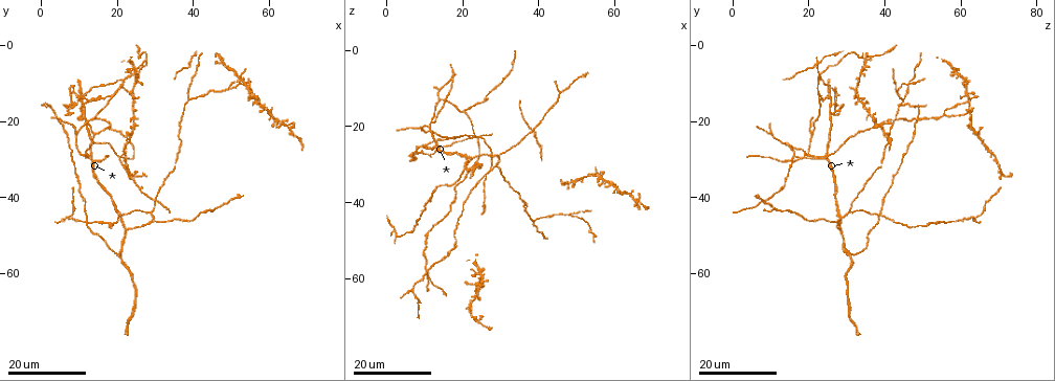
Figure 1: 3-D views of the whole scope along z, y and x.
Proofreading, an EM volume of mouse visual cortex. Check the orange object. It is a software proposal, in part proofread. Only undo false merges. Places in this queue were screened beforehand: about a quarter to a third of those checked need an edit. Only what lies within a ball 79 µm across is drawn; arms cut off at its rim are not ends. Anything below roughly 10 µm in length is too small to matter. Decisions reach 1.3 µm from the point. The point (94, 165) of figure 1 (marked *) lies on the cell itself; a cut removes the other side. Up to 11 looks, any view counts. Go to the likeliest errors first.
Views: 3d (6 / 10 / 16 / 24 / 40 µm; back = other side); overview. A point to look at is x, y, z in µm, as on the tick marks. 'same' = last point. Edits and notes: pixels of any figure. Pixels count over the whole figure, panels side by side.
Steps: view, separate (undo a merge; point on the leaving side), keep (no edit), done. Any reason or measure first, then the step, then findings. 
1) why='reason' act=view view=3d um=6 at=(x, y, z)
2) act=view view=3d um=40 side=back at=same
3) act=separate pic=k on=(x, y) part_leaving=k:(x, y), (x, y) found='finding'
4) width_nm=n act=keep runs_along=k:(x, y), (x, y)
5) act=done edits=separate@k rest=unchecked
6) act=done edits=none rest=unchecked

act=view view=3d um=24 at=(39.0, 14.0, 44.5)

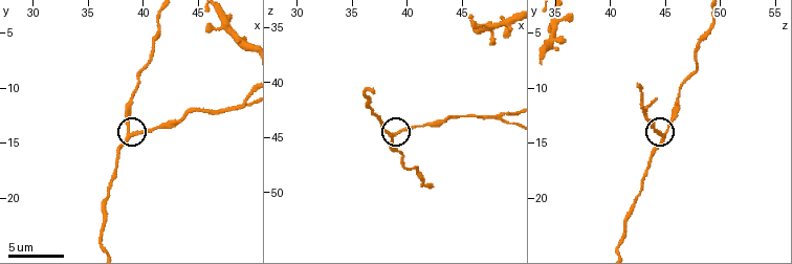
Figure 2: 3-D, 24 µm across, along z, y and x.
why='closer look' act=view view=3d um=10 at=(38.6, 14.2, 44.8)

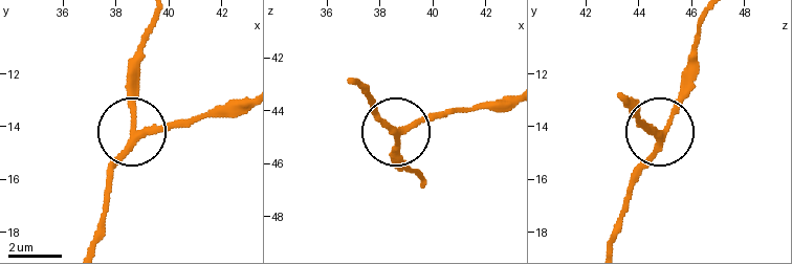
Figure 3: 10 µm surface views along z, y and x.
act=view view=3d um=10 side=back at=(38.7, 14.3, 44.8)

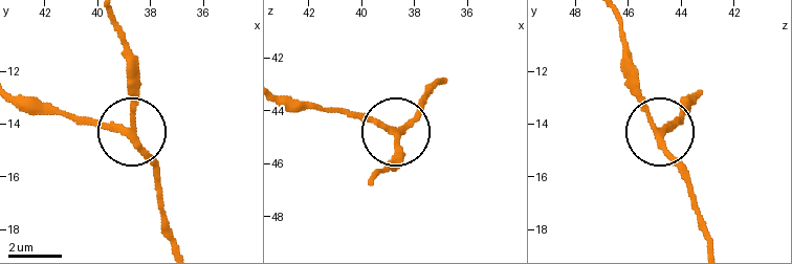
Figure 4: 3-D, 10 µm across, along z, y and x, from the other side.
width_nm=220 act=keep found='all the same cell'

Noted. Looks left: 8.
why='two arms in line, one across' act=view view=3d um=16 at=(20.0, 55.0, 31.5)

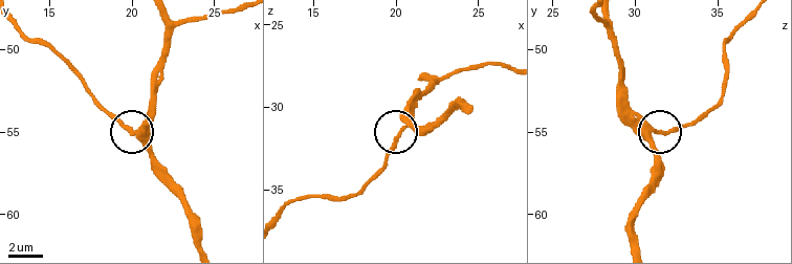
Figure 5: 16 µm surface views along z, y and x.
act=view view=3d um=10 at=(20.3, 54.9, 31.5)

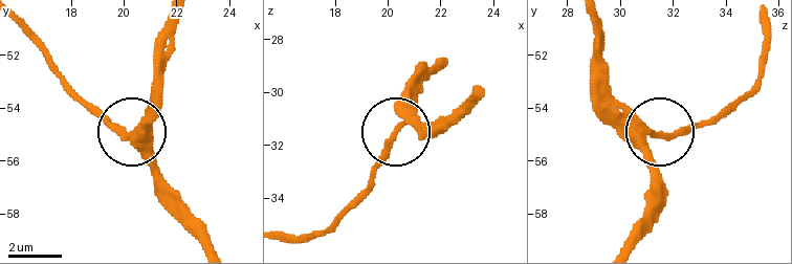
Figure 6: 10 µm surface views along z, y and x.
side_arm_um=25 arms=3 act=keep found='one cell here'

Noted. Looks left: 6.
why='a fork' act=view view=3d um=24 at=(12.5, 28.0, 19.0)

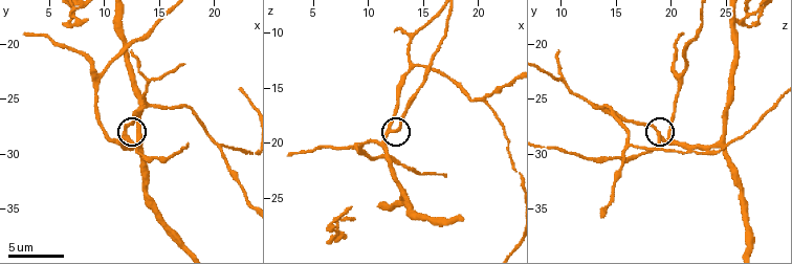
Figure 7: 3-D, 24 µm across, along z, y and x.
act=view view=3d um=6 at=(12.0, 28.4, 19.0)

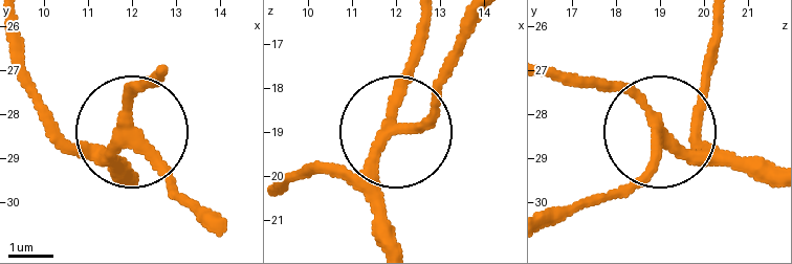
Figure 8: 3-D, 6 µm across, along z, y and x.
arms=3 act=keep runs_along=8:(764, 170), (666, 139), (610, 196) found='continuous, no second cell'

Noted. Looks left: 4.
why='three-way junction' act=view view=3d um=10 at=(20.4, 29.2, 16.0)

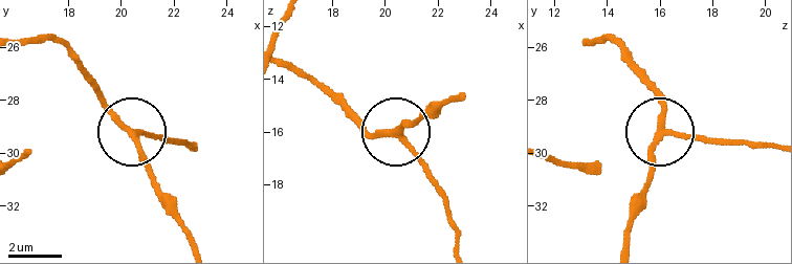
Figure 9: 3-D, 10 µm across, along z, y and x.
arms=3 act=keep runs_along=9:(586, 43), (610, 41), (657, 104), (646, 203) found='continuous, no second cell'

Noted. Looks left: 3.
why='three-way junction' act=view view=3d um=16 at=(28.5, 43.5, 30.5)

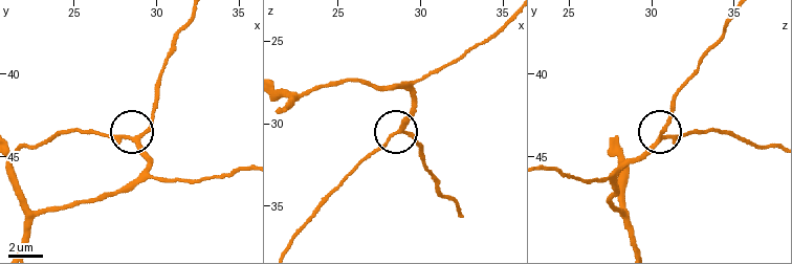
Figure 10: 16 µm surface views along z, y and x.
act=view view=3d um=10 at=(28.8, 43.8, 30.6)

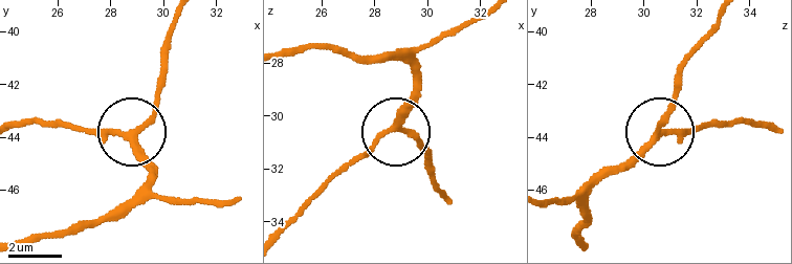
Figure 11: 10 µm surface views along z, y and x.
width_nm=210 act=keep found='all the same cell'

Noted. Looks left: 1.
act=done edits=none rest=unchecked

